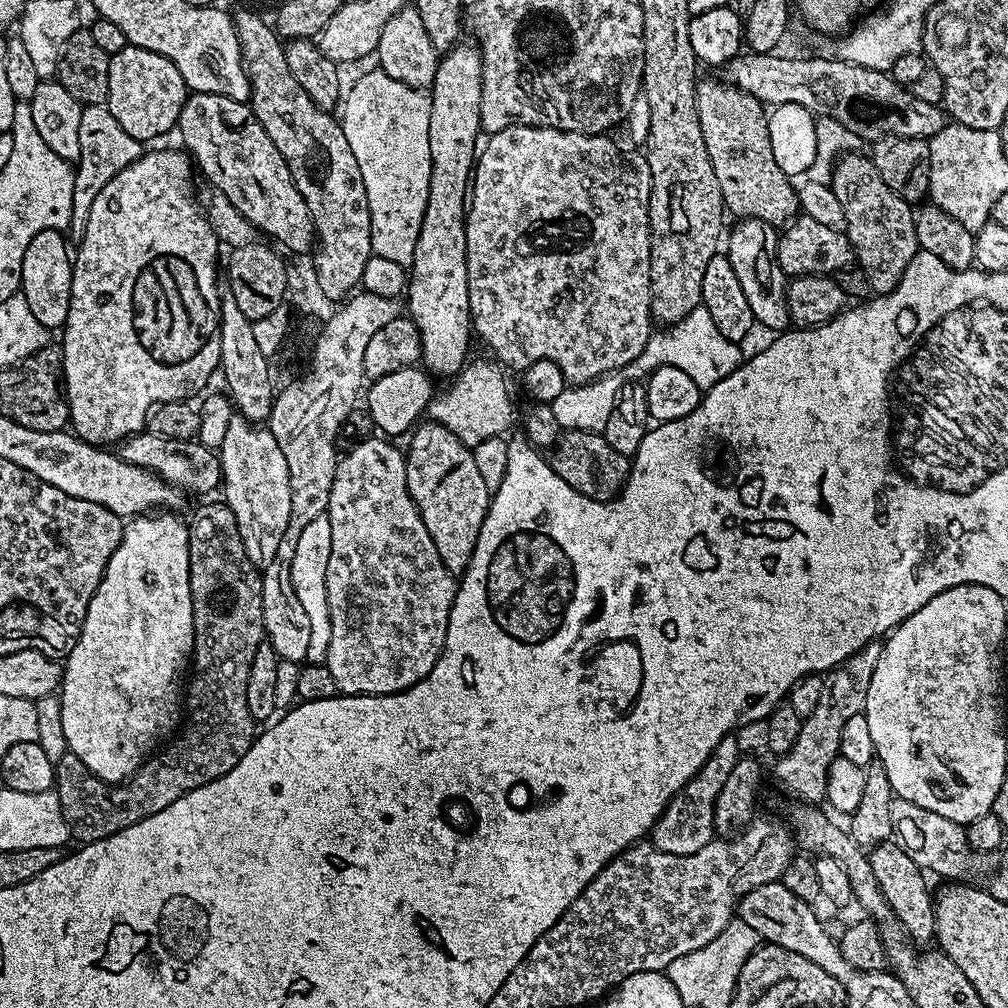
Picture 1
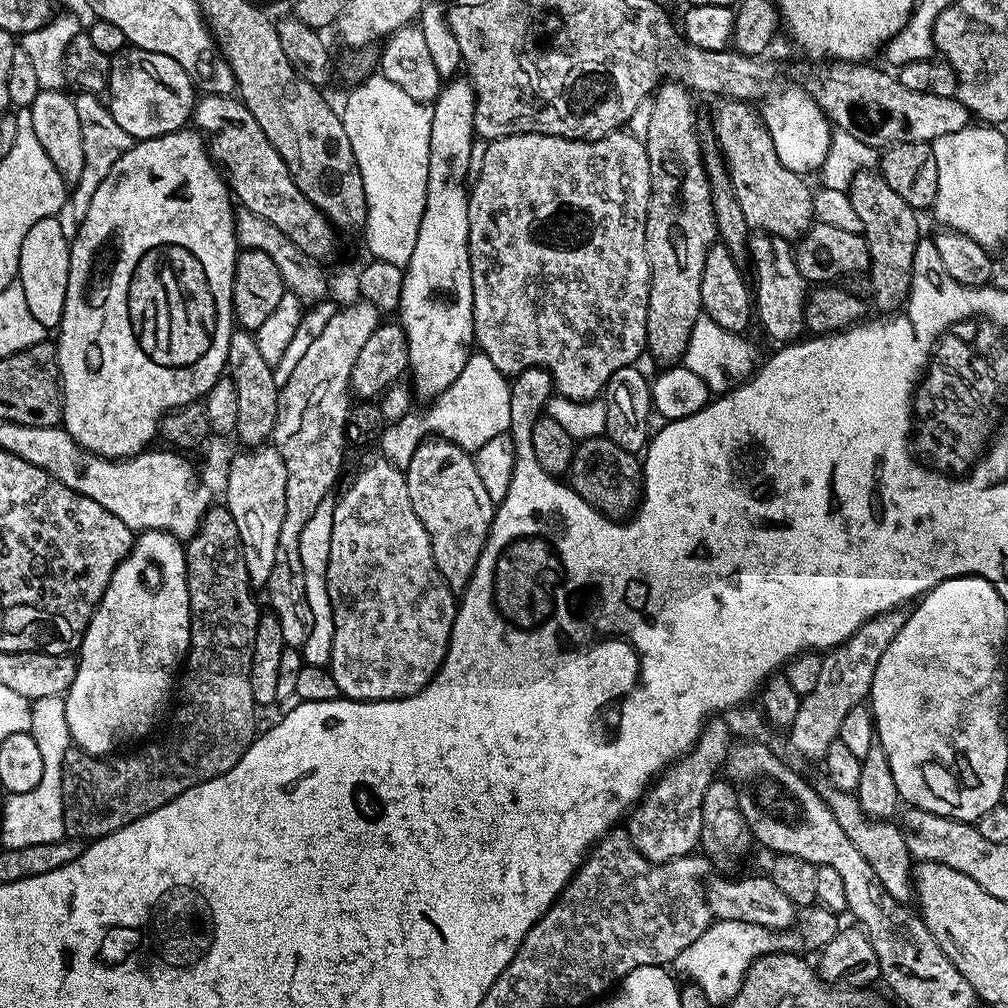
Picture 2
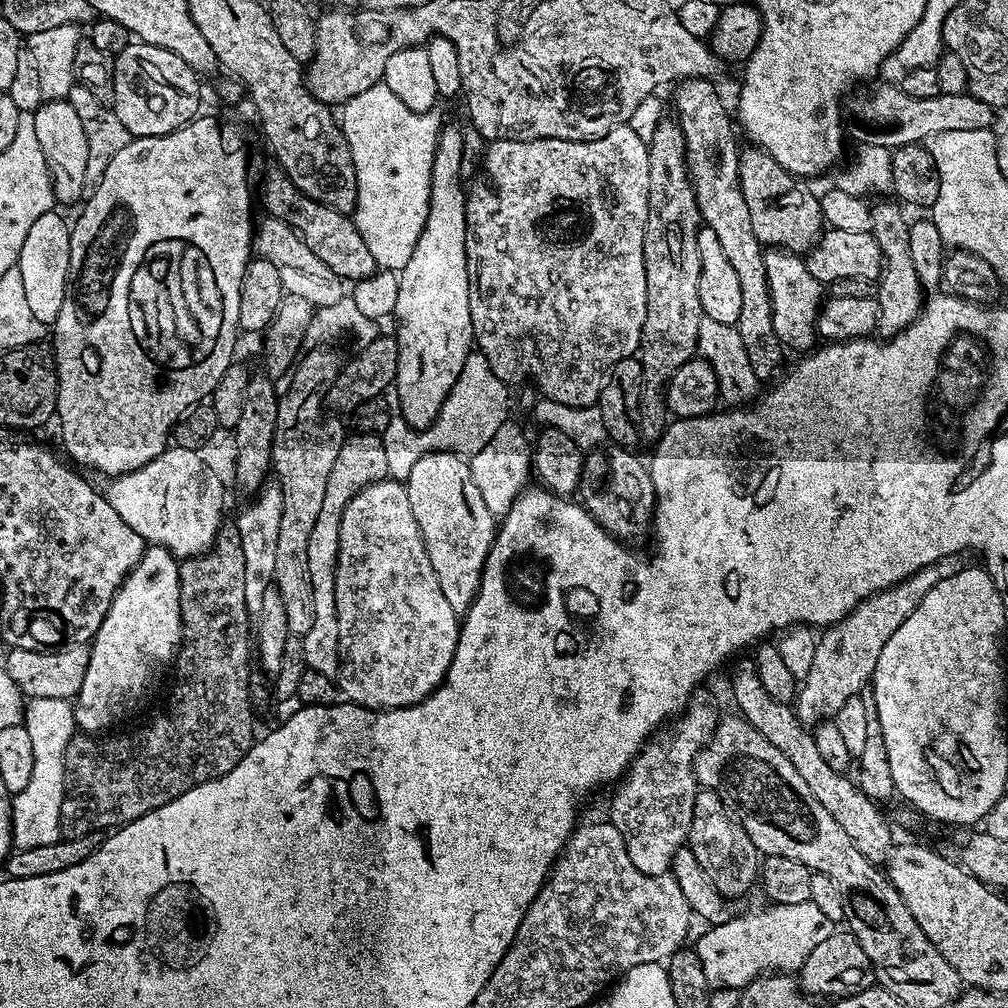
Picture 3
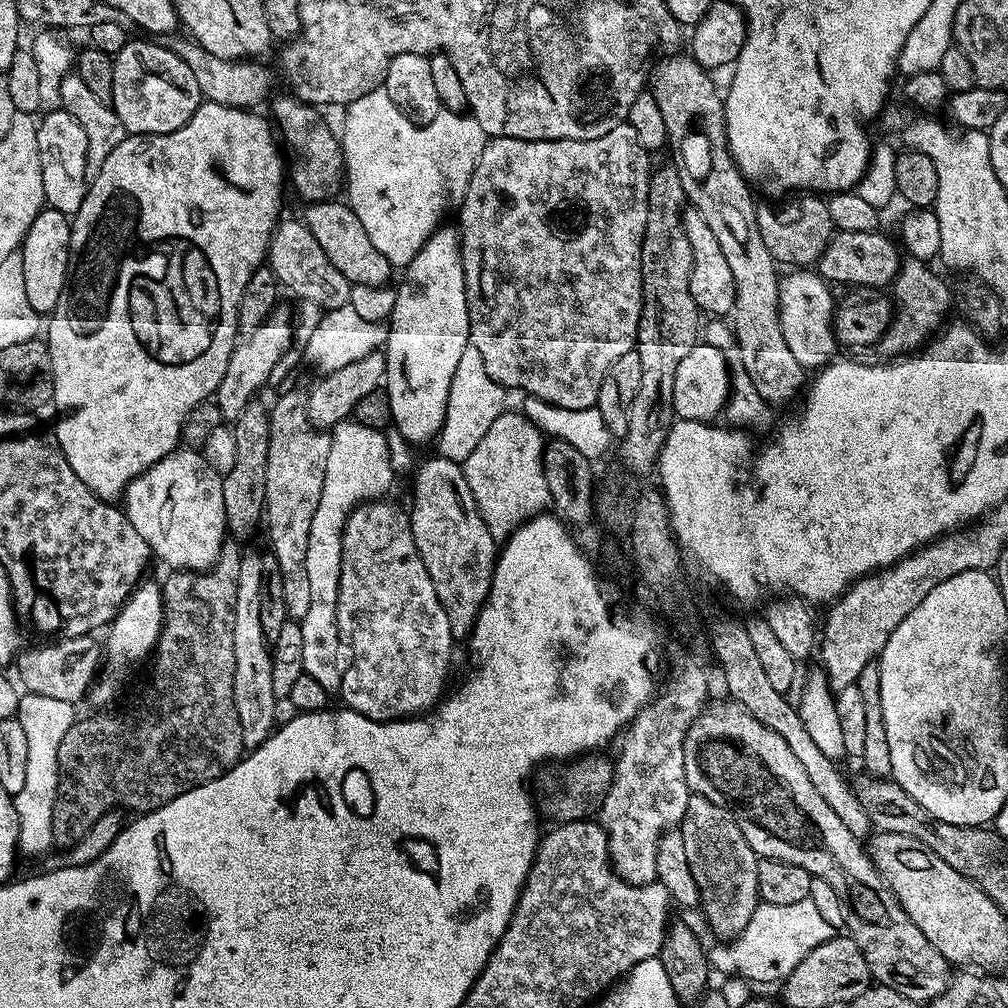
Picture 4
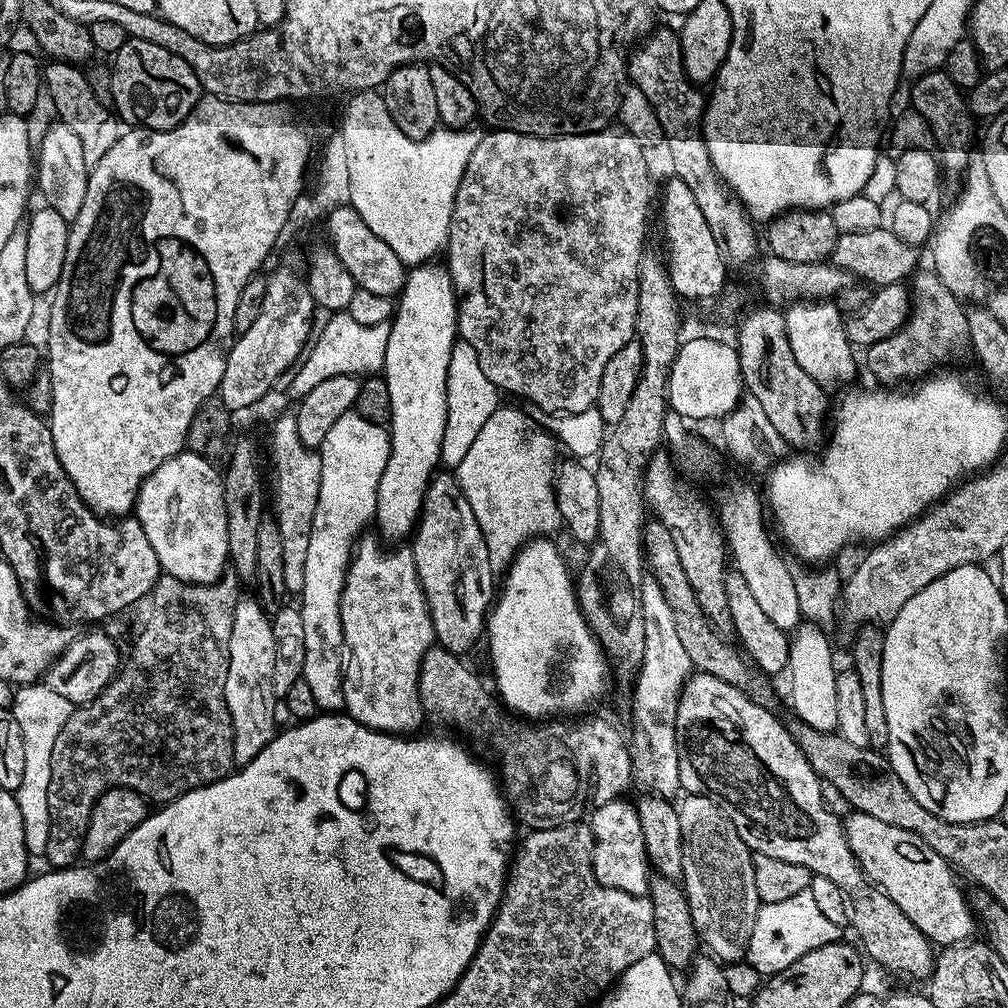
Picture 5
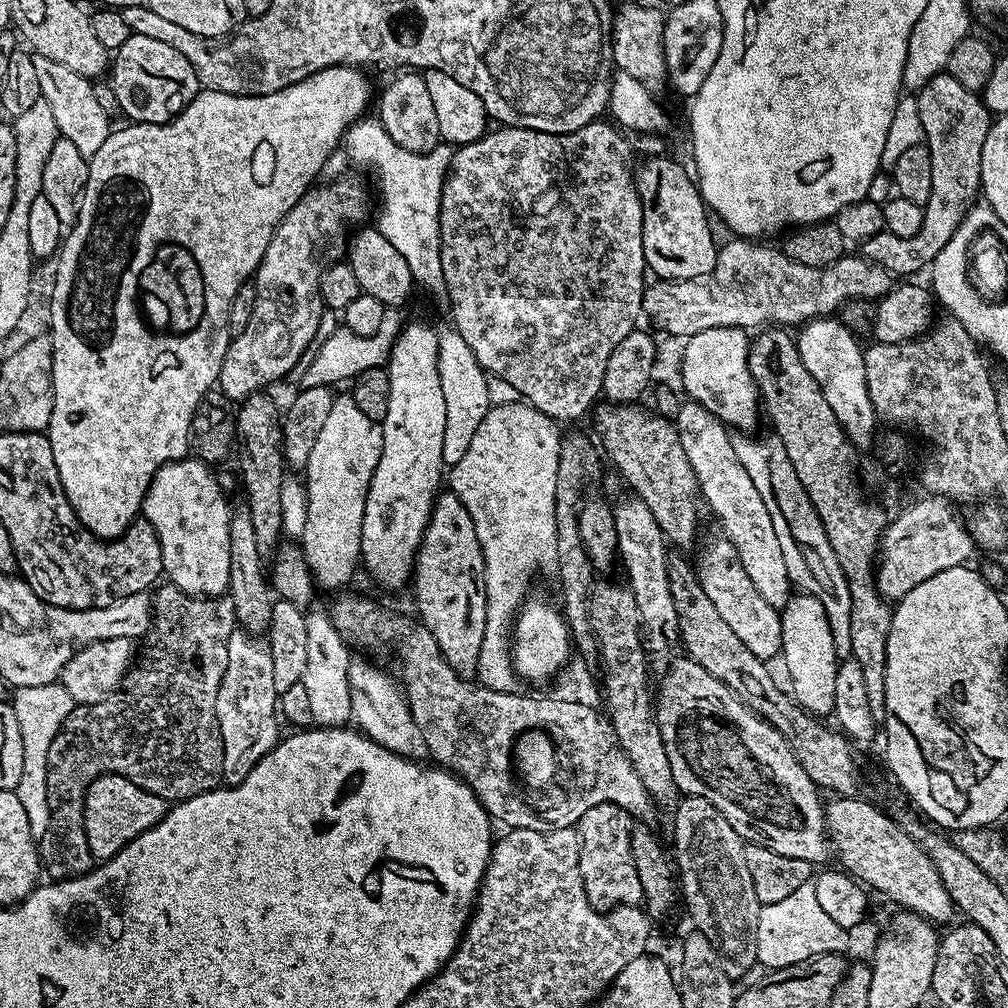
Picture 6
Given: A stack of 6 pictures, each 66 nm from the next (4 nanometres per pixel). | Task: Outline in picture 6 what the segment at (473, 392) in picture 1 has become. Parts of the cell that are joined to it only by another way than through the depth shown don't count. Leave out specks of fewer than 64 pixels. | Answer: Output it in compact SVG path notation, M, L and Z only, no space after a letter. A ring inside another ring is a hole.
M454 326L440 328L438 338L438 378L442 382L442 394L446 398L446 434L442 437L442 458L445 465L457 464L466 454L470 441L474 438L474 430L478 430L482 418L486 418L489 410L486 382L489 373L474 358L474 350L466 346L462 334Z

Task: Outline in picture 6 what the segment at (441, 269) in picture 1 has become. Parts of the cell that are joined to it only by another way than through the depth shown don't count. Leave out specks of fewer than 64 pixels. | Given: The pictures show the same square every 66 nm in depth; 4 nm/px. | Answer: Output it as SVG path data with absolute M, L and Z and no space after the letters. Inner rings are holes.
M405 323L400 329L400 337L396 340L396 345L392 347L392 352L388 355L386 367L390 378L390 406L386 406L386 418L380 424L382 454L378 458L378 466L374 470L374 474L367 481L368 493L366 494L366 510L362 518L362 546L360 547L360 559L363 567L368 567L369 574L384 588L400 588L407 580L409 583L413 579L416 551L420 549L420 543L432 513L432 506L436 503L437 495L442 488L442 485L440 485L440 471L445 471L446 468L442 458L442 437L446 434L446 398L442 394L442 382L438 378L438 338L436 334L437 329L435 327L431 328L428 324Z

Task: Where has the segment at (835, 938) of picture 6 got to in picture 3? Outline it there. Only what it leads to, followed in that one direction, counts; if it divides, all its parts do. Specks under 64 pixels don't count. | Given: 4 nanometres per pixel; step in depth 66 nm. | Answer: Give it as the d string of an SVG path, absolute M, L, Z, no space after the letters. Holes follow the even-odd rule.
M811 900L798 902L798 906L772 904L761 912L748 912L745 916L733 915L732 919L713 924L694 944L694 951L706 970L708 983L720 988L745 988L757 976L765 974L792 974L810 958L814 946L826 942L834 931L834 922L818 910Z

